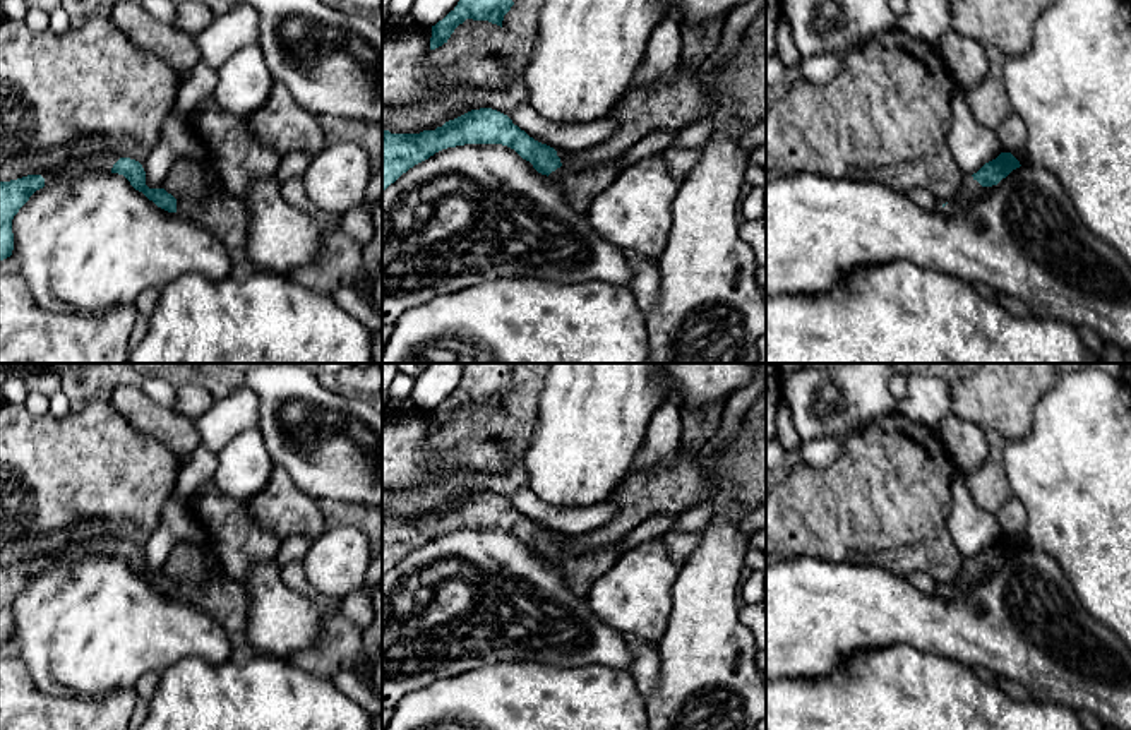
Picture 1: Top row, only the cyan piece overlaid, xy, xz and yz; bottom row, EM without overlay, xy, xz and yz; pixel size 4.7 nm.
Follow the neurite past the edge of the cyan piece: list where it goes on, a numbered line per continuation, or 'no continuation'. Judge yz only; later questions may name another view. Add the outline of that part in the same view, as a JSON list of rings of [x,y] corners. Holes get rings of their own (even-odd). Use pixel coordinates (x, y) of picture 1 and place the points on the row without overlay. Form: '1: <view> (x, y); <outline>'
1: yz (970, 573); [[[965,559],[958,577],[942,591],[946,600],[965,595],[977,581],[992,571],[982,571],[972,559]],[[992,569],[994,571],[994,569]]]

